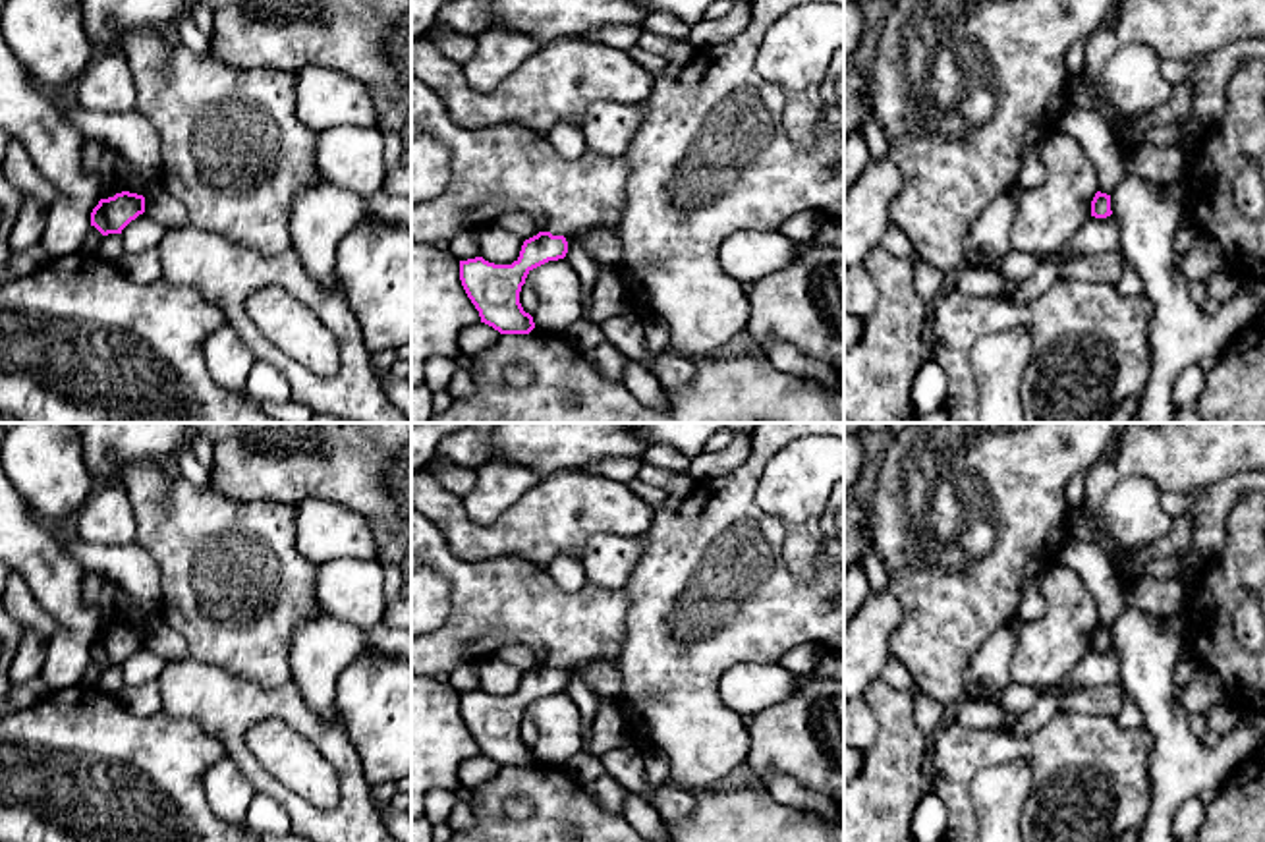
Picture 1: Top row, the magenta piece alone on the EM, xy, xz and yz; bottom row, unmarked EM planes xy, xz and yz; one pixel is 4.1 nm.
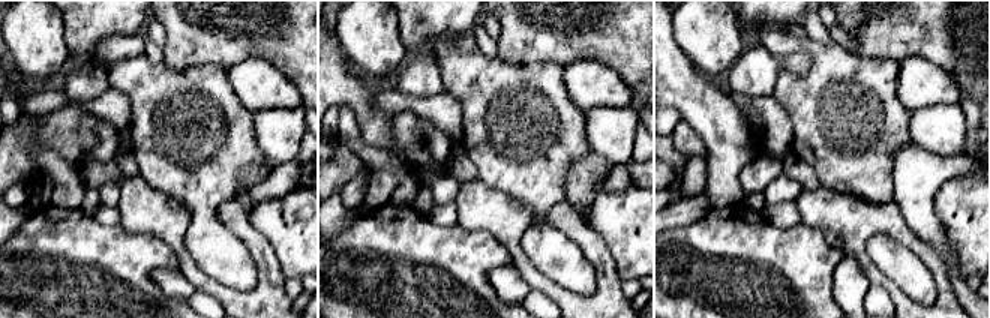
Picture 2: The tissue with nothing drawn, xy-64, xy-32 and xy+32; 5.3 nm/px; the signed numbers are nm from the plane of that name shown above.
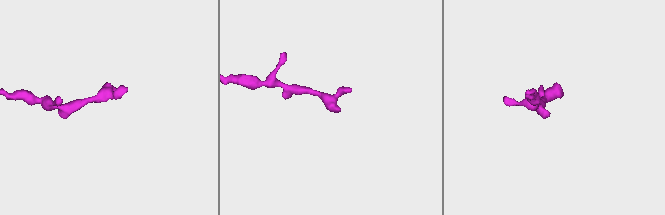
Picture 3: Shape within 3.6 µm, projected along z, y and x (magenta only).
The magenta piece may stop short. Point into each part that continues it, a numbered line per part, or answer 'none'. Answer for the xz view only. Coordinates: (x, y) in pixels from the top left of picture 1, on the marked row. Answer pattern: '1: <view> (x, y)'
none

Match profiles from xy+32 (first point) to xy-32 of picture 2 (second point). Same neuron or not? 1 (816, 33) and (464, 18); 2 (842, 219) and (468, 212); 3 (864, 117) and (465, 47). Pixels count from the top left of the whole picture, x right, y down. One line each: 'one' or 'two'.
1: two
2: one
3: two

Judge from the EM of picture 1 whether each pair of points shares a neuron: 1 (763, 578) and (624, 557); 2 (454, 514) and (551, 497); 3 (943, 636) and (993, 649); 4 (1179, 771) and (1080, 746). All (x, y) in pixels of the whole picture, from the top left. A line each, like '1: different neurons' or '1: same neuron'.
1: different neurons
2: same neuron
3: different neurons
4: different neurons

